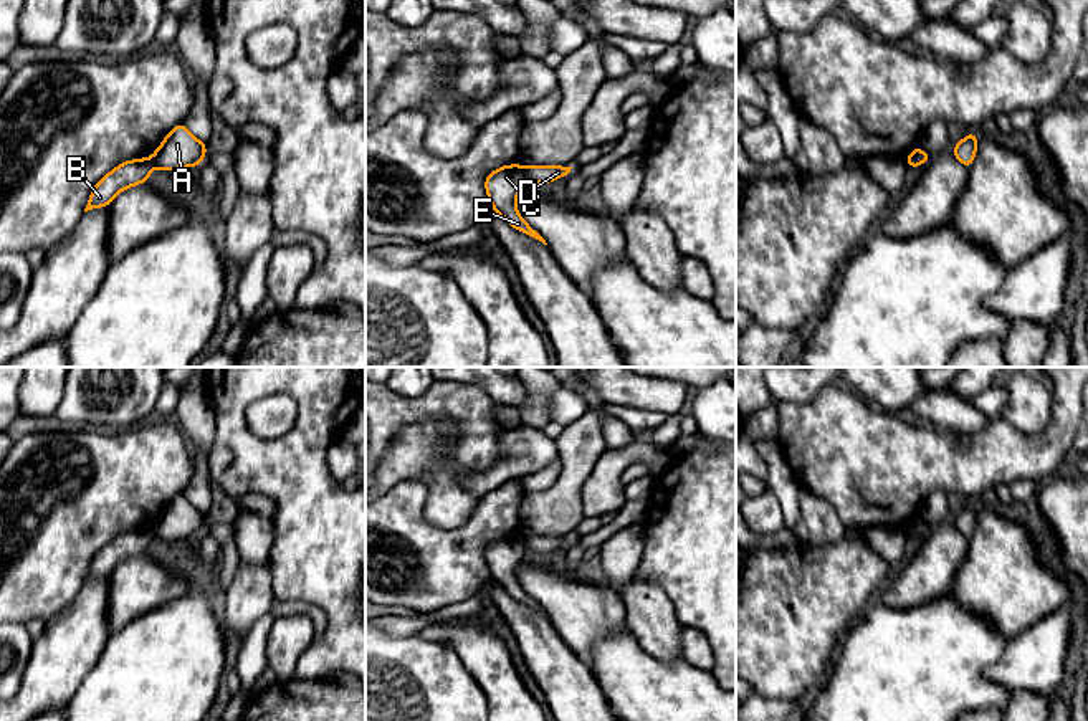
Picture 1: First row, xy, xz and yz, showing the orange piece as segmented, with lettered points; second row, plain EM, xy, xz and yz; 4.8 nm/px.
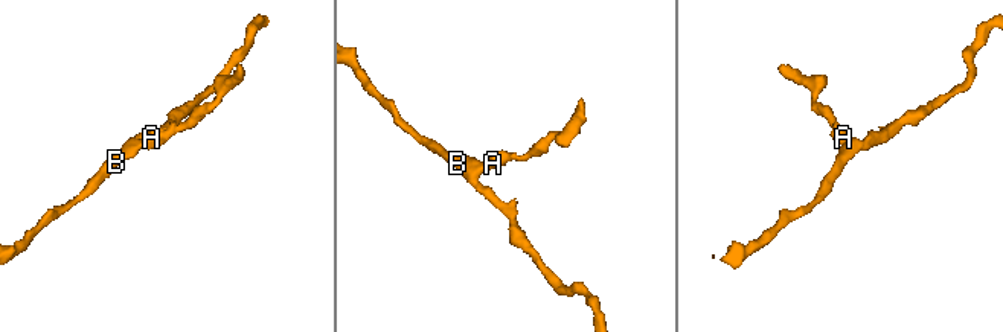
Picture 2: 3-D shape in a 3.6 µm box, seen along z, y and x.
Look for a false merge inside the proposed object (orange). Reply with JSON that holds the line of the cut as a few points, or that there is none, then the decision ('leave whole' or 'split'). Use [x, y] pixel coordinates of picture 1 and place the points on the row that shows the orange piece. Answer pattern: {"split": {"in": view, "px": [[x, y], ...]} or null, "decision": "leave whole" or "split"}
{"split": {"in": "xz", "px": [[523, 169], [526, 179]]}, "decision": "split"}

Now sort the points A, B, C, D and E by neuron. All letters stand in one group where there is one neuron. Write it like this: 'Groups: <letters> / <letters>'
Groups: A D / B C E

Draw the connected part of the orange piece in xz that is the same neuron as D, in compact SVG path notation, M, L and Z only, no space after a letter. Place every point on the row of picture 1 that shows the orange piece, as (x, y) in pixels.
M531 165L524 169L526 180L537 184L549 184L557 180L570 172L572 167L565 165Z

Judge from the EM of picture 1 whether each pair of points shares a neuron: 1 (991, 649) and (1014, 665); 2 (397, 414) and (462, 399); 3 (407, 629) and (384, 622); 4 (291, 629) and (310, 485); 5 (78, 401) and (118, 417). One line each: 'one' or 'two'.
1: two
2: one
3: one
4: two
5: one

